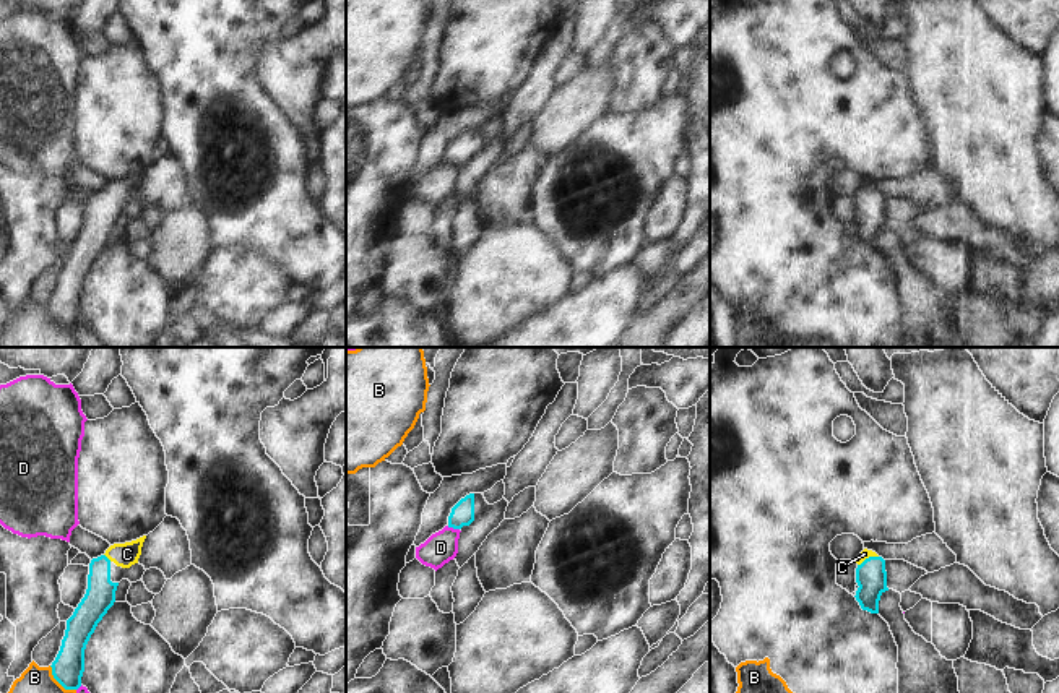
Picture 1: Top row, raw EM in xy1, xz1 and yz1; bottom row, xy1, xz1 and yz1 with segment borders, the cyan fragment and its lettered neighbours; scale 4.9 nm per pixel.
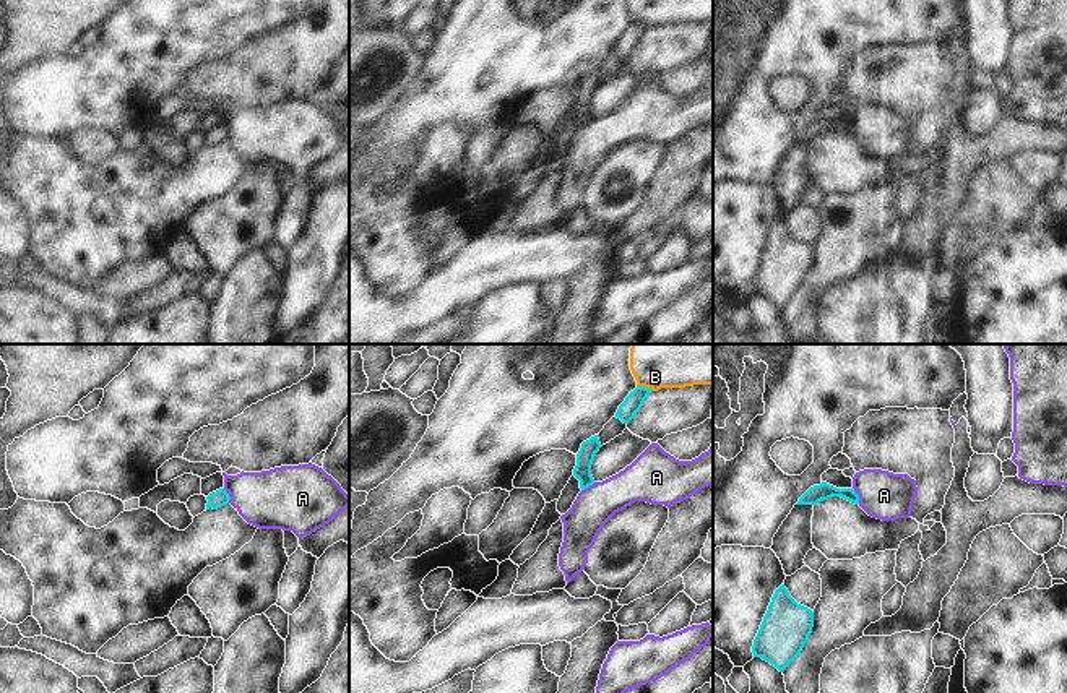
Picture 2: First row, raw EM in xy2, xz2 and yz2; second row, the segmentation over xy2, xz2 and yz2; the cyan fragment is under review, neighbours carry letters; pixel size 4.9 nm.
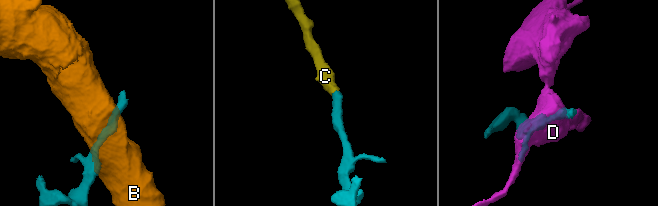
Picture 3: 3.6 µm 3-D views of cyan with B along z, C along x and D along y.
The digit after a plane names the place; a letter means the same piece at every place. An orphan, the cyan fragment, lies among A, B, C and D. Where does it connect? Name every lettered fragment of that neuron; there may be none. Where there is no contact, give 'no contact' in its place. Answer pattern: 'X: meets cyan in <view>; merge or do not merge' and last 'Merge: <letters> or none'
A: meets cyan in yz2; do not merge
B: meets cyan in xy1; do not merge
C: meets cyan in yz1; merge
D: meets cyan in xz1; do not merge
Merge: C

